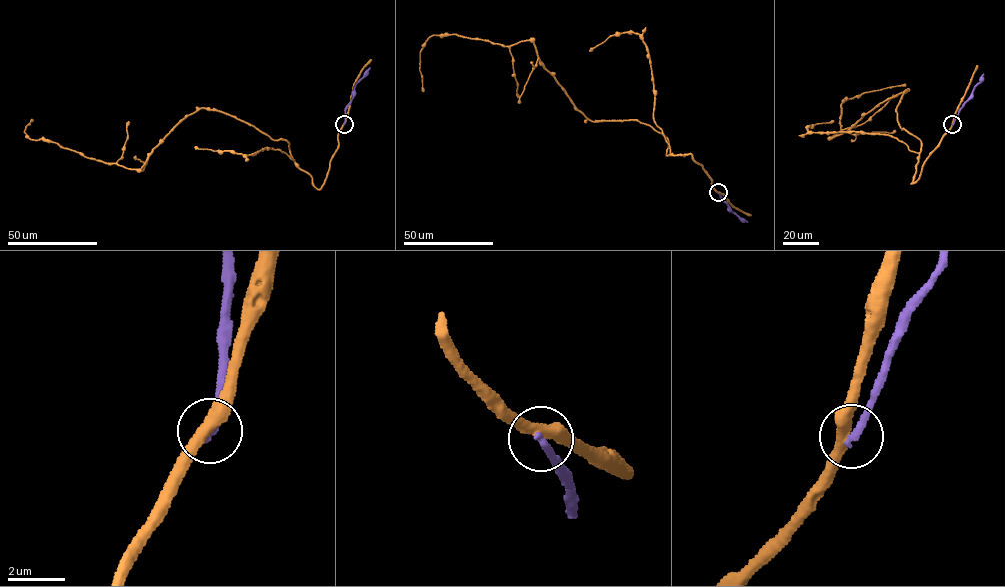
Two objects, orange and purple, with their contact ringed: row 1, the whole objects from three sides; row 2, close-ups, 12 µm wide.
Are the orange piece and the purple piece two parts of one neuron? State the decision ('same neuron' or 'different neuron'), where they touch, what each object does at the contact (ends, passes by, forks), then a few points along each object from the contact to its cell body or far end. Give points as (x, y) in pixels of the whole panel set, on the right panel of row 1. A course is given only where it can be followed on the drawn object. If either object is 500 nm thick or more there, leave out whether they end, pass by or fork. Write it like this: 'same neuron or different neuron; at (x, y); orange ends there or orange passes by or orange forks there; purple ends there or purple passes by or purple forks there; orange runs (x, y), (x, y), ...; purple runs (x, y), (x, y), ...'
different neuron; at (952, 124); orange passes by; purple ends there; orange runs (952, 124), (911, 183), (920, 141), (895, 111), (906, 90), (831, 137), (842, 130), (845, 98), (905, 84); purple runs (952, 124), (983, 74)

